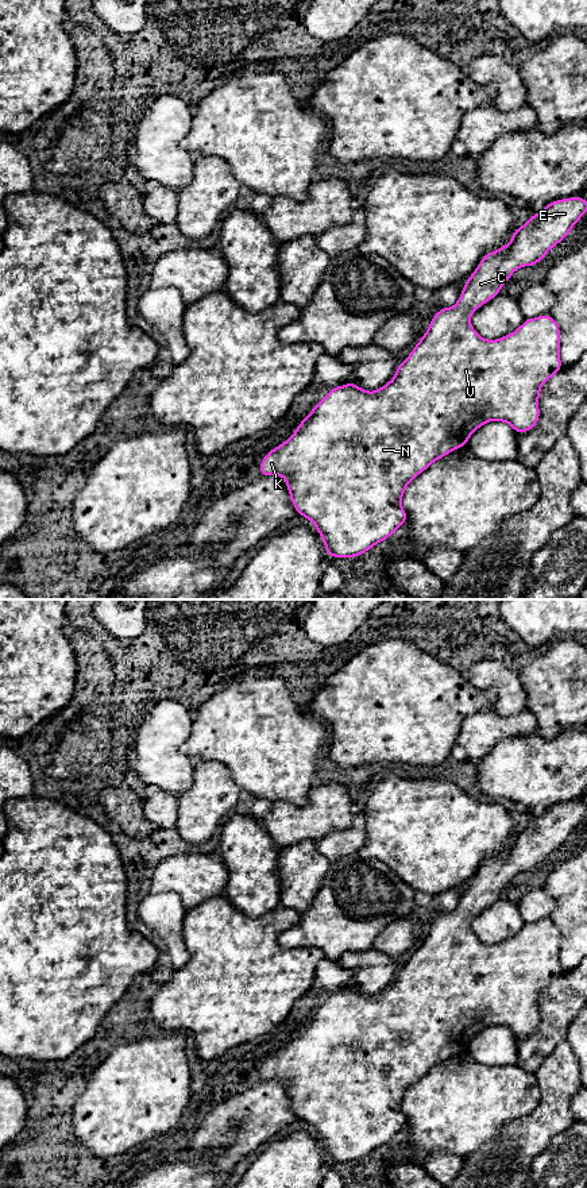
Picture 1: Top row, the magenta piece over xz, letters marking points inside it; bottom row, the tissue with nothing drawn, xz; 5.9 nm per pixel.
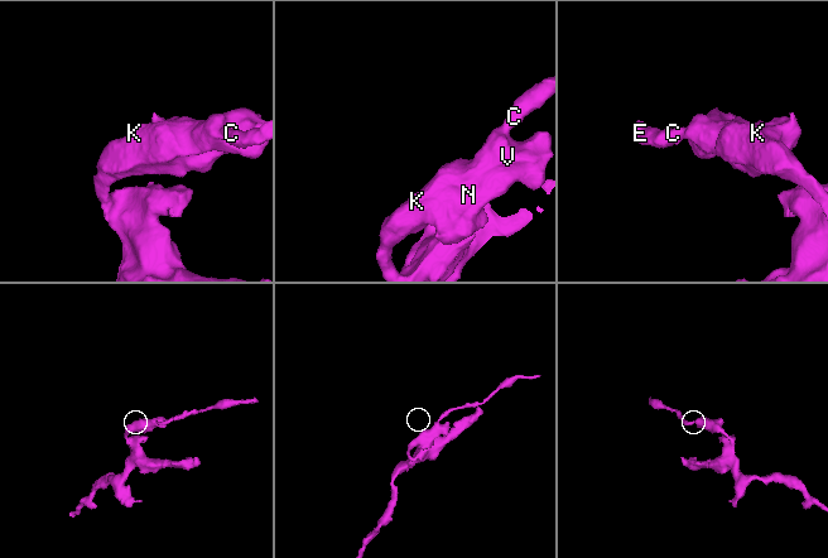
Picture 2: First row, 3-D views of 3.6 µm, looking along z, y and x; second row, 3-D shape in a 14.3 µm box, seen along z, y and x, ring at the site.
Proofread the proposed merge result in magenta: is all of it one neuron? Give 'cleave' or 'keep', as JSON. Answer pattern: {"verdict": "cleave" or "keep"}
{"verdict": "keep"}

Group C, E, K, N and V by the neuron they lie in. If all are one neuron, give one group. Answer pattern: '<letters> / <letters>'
C E K N V

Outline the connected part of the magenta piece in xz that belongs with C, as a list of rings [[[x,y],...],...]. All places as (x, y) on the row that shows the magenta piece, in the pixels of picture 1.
[[[580,196],[548,202],[511,235],[511,243],[487,252],[468,277],[457,302],[435,313],[426,332],[406,359],[399,362],[390,382],[375,392],[367,392],[355,382],[331,387],[325,397],[300,421],[294,433],[269,451],[260,464],[260,477],[282,475],[293,508],[310,520],[320,533],[329,558],[358,558],[375,544],[387,540],[408,513],[401,506],[405,489],[432,463],[452,451],[466,447],[471,435],[488,421],[505,421],[515,433],[526,433],[540,420],[541,386],[561,369],[560,327],[551,315],[525,319],[520,328],[497,340],[486,340],[471,325],[471,315],[498,294],[511,274],[525,266],[541,262],[547,252],[571,232],[587,213],[587,200]]]

